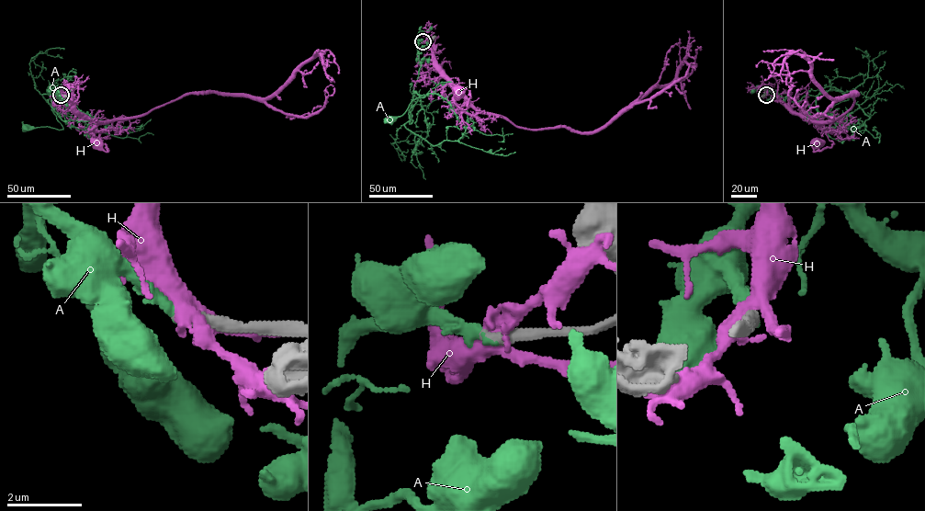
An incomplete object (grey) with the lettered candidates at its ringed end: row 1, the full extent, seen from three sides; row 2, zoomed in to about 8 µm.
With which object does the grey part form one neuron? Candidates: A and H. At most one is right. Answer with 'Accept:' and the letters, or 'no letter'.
Accept: A

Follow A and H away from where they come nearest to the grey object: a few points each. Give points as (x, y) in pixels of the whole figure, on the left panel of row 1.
A: (62, 95), (56, 91), (57, 102), (48, 87), (51, 97), (48, 103), (62, 130), (49, 127), (25, 128)
H: (62, 95), (63, 86), (71, 87), (75, 108), (96, 124), (93, 138), (107, 151), (101, 150), (96, 143)

